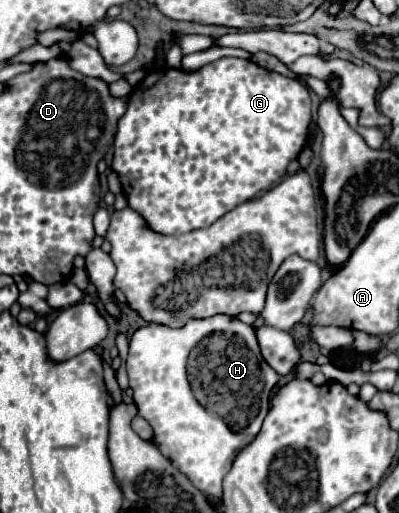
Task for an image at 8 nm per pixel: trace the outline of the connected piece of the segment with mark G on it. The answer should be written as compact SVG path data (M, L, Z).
M223 57L219 61L213 61L205 67L201 67L199 71L191 71L191 73L177 71L177 69L163 69L163 77L161 77L161 71L151 71L133 89L133 93L129 97L127 113L117 123L113 169L121 177L121 185L123 185L127 199L129 199L129 207L133 207L137 213L141 213L153 231L163 233L163 235L181 235L181 233L189 233L189 231L213 225L219 217L223 217L225 213L229 213L237 205L253 199L257 193L261 193L261 191L269 189L273 183L281 181L287 175L287 165L299 157L303 145L307 143L311 123L313 123L313 115L311 115L311 97L309 97L307 87L297 79L283 77L273 71L267 73L259 65L251 63L249 59Z

